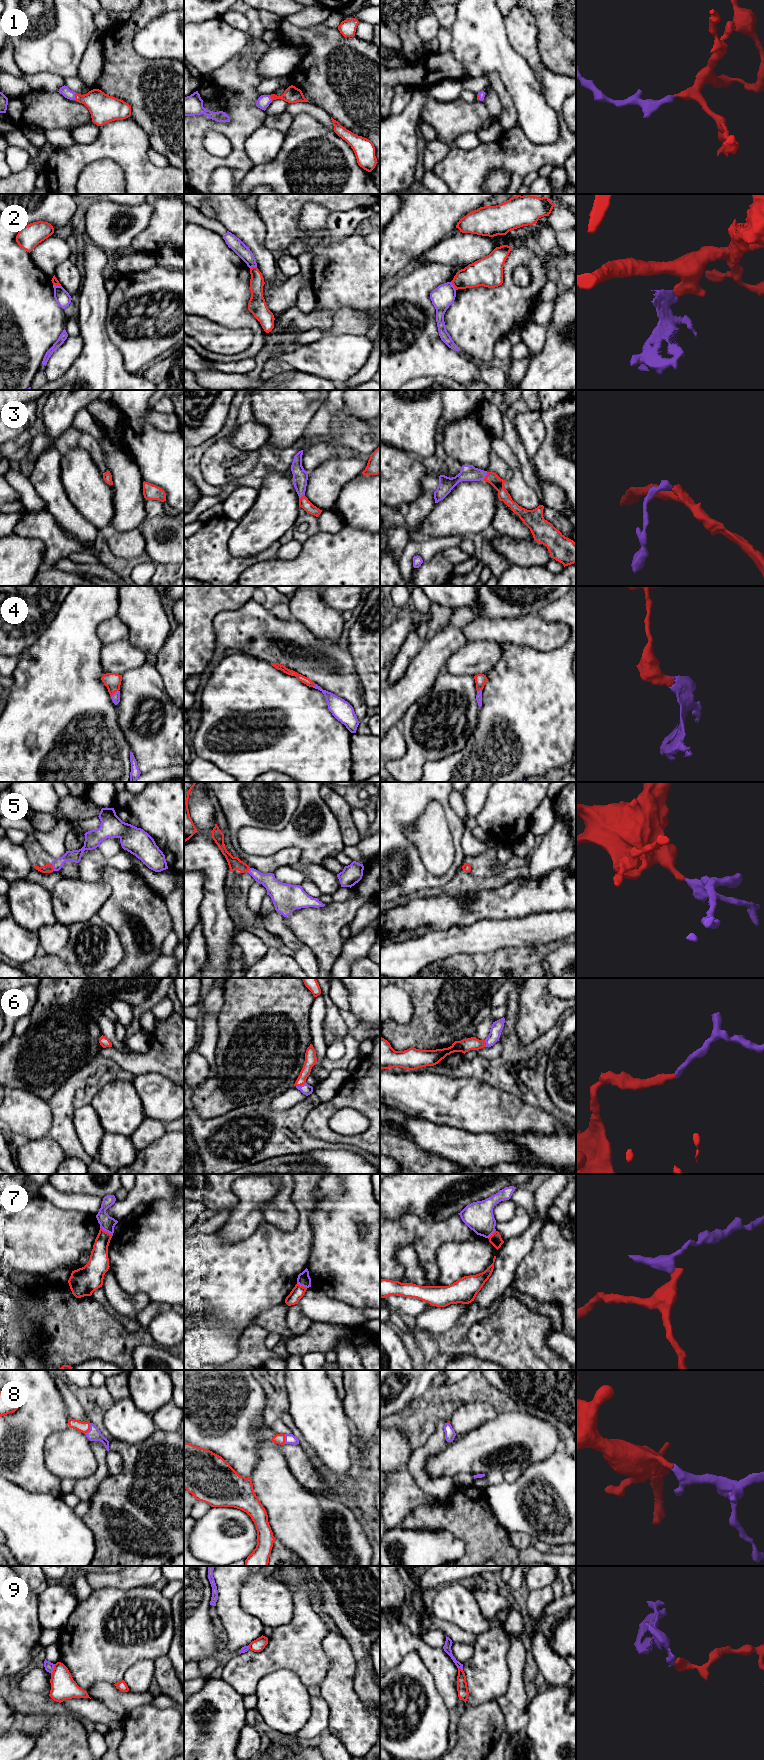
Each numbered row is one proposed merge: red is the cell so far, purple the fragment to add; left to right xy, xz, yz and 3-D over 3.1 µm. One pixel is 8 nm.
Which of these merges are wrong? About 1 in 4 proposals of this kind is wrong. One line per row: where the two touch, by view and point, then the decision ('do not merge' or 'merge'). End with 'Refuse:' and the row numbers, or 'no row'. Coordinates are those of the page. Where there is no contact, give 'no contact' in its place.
1: meets red in xy at (75, 96); merge
2: meets red in yz at (453, 285); do not merge
3: meets red in yz at (485, 476); merge
4: meets red in xy at (114, 692); merge
5: meets red in xy at (52, 867); merge
6: meets red in xz at (300, 1085); merge
7: meets red in xy at (105, 1231); do not merge
8: meets red in xy at (89, 1429); merge
9: meets red in xy at (53, 1669); do not merge
Refuse: 2, 7, 9

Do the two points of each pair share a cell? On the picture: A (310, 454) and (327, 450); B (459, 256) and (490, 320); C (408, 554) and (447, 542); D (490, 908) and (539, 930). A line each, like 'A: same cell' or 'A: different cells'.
A: same cell
B: different cells
C: same cell
D: different cells

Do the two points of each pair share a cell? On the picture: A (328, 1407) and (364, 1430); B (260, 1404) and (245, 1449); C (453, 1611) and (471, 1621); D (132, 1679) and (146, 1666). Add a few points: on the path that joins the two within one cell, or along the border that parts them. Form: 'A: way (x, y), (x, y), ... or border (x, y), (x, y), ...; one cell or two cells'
A: border (341, 1400), (343, 1411), (352, 1428); two cells
B: way (249, 1415), (245, 1419), (245, 1438); one cell
C: way (457, 1611), (467, 1617); one cell
D: way (135, 1677), (143, 1669); one cell

